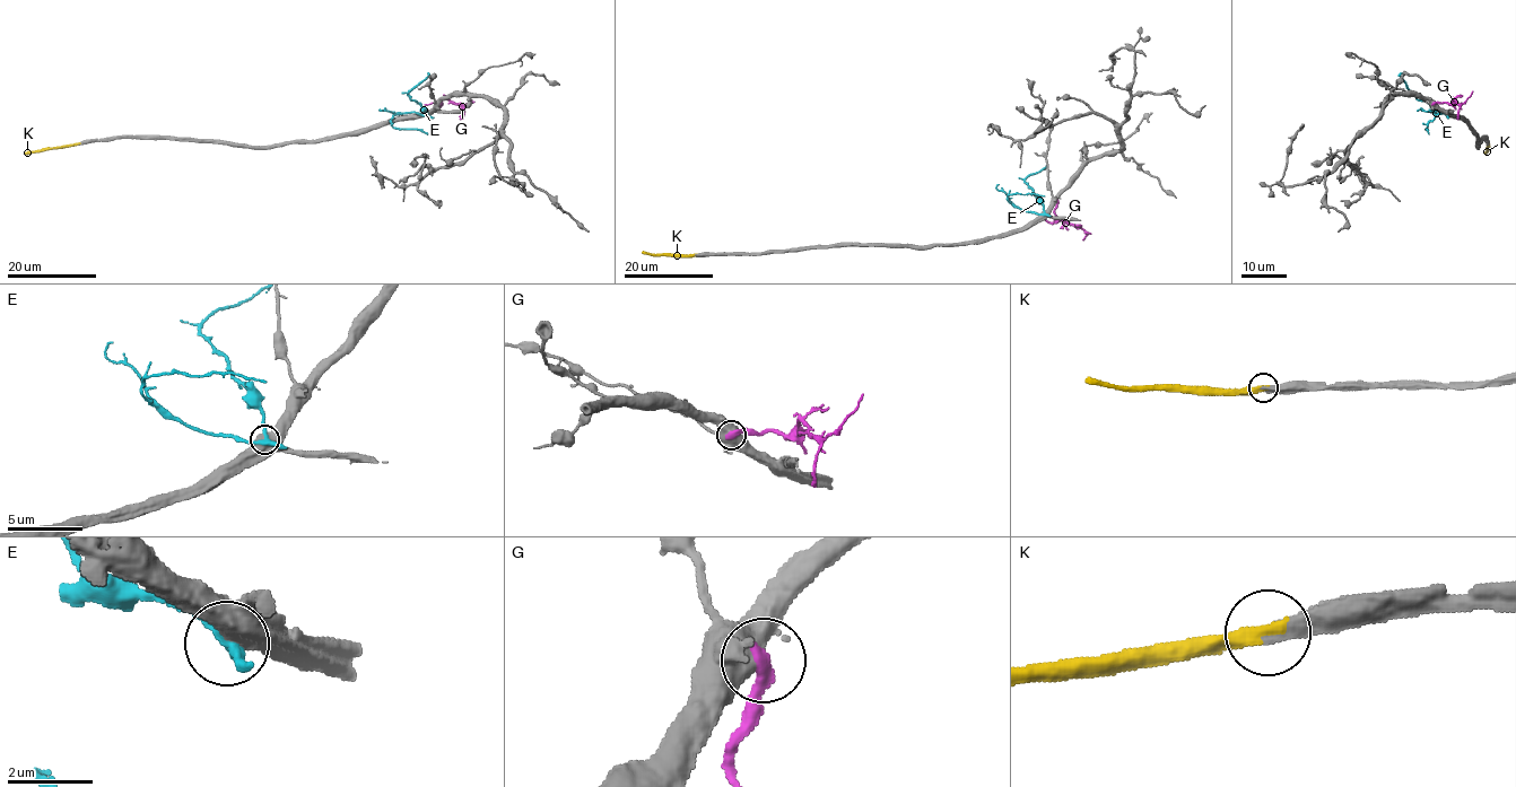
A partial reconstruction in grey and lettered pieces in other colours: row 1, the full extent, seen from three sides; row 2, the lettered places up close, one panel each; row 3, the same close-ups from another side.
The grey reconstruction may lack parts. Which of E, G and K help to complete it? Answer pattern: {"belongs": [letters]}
{"belongs": ["K"]}

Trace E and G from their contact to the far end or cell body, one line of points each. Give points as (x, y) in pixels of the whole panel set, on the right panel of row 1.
E: (1446, 115), (1439, 113), (1428, 122), (1428, 133)
G: (1432, 104), (1449, 104), (1453, 99), (1460, 105), (1473, 92)

